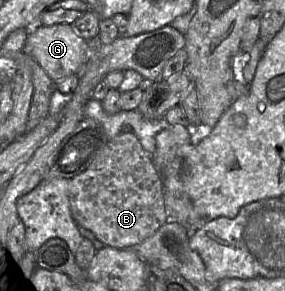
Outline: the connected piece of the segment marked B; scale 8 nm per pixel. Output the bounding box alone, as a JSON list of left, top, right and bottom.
[68,132,166,249]

